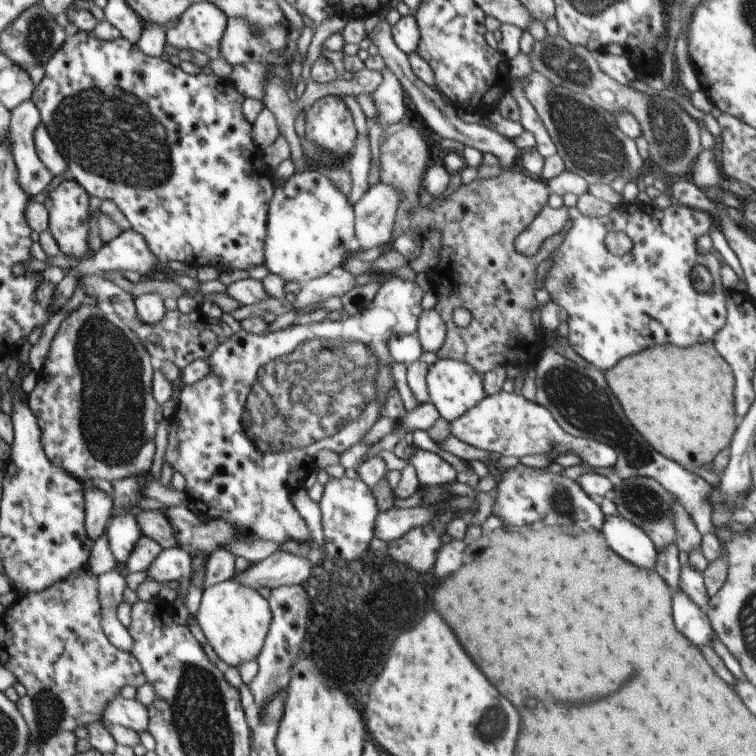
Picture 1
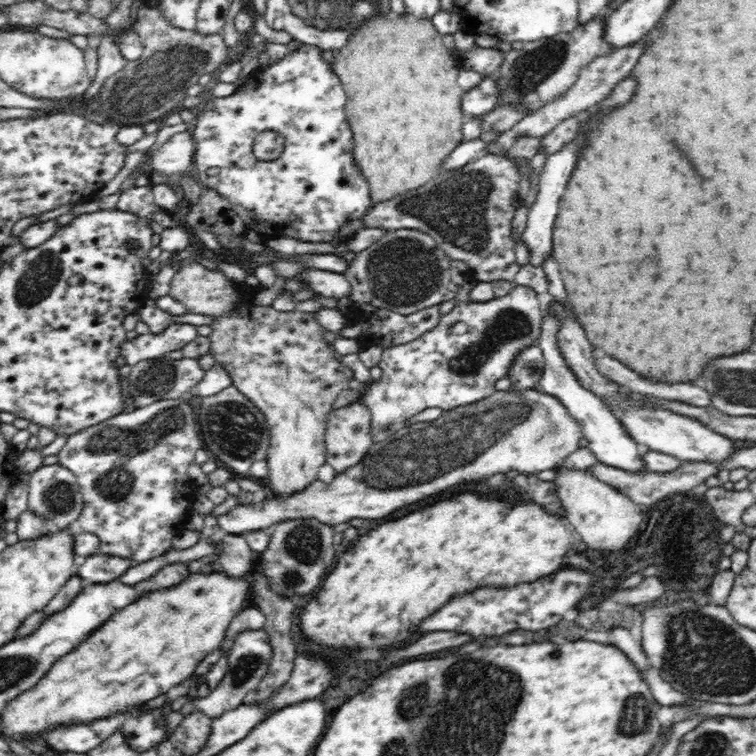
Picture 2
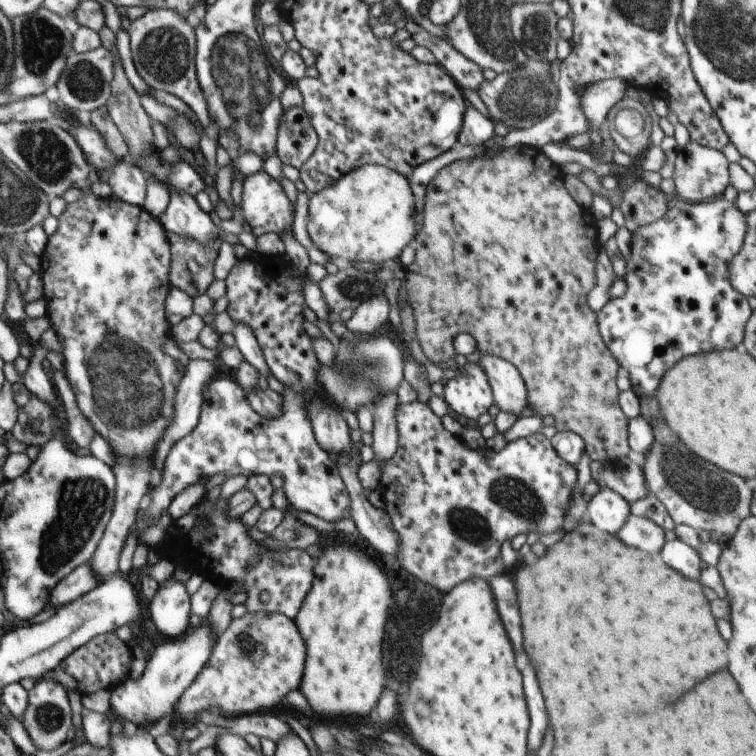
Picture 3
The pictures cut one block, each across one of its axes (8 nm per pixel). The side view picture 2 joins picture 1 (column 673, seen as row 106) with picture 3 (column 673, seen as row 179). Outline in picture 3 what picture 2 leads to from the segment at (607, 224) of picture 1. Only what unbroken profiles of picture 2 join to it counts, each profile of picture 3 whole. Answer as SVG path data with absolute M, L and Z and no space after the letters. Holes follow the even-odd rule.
M678 196L669 198L664 218L638 228L632 234L630 258L626 261L626 293L608 300L596 313L604 344L630 378L631 389L639 398L657 392L662 377L676 362L703 352L735 349L743 342L752 309L746 296L732 288L728 274L730 260L742 250L747 229L745 214L724 196L712 201L691 203Z

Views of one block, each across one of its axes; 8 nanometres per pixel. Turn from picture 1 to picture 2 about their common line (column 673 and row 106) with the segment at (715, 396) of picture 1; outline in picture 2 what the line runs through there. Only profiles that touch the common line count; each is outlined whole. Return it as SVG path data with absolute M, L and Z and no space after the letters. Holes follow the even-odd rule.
M389 13L388 16L372 16L368 22L364 22L362 26L358 26L358 30L348 38L348 44L342 50L334 51L333 72L337 75L344 86L347 96L346 114L353 135L353 154L356 164L360 172L366 177L368 185L370 185L370 197L372 204L380 201L387 201L396 194L404 192L404 190L412 190L430 182L431 178L442 172L440 170L445 158L450 152L462 144L462 123L466 116L461 111L461 98L463 95L460 85L458 85L458 63L457 57L444 46L442 34L434 26L435 20L418 20L408 13L402 16L396 16Z

